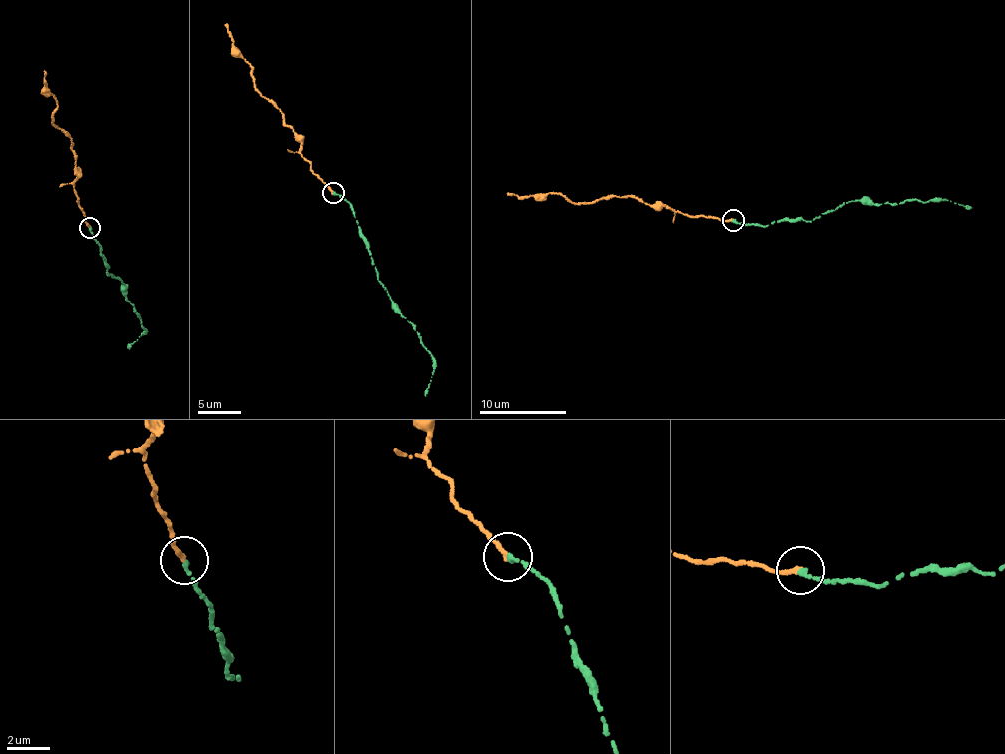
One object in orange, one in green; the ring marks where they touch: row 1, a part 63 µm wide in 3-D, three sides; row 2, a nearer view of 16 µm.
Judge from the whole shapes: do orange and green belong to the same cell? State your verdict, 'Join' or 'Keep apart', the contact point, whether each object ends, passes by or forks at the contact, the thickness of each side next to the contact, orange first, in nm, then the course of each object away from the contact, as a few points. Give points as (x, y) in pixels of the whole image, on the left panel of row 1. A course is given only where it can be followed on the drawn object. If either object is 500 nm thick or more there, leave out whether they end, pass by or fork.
Join. Place: (90, 227). At the ring orange ends. At the ring green ends. Thickness 280 nm (orange) against 240 nm. Course of orange: (90, 227), (76, 201), (73, 182), (79, 172), (73, 143), (52, 123), (58, 105), (45, 86), (45, 71). Course of green: (90, 227), (107, 274), (121, 280), (120, 286), (146, 330), (128, 347)

